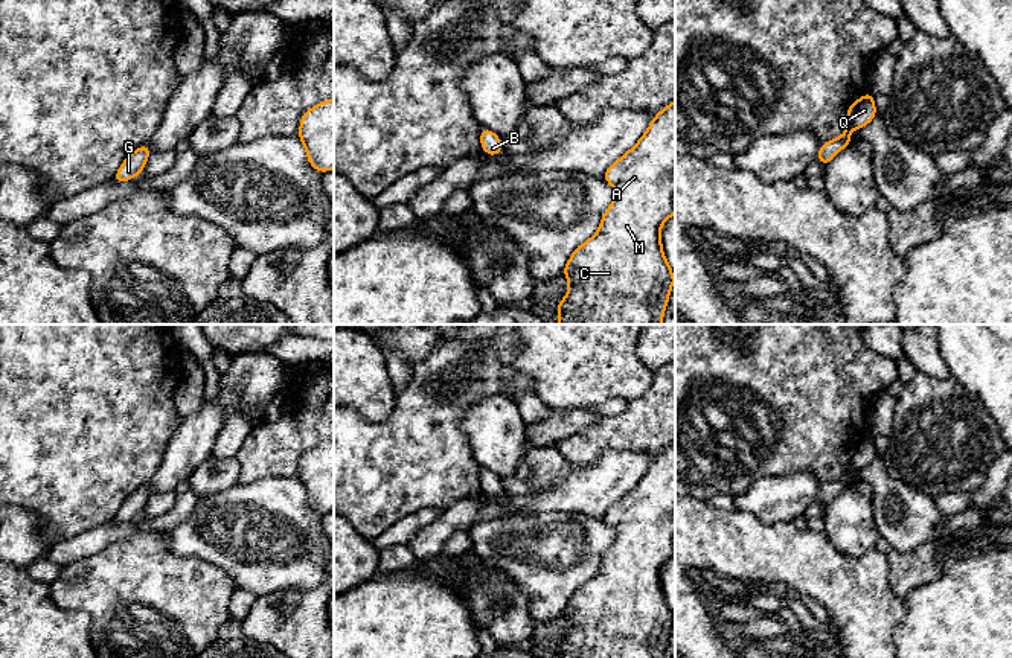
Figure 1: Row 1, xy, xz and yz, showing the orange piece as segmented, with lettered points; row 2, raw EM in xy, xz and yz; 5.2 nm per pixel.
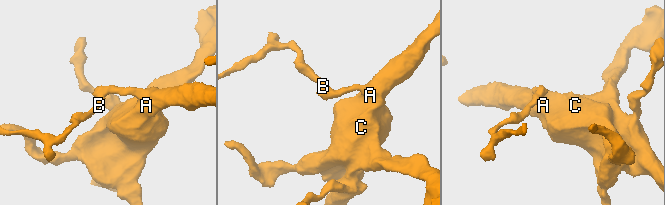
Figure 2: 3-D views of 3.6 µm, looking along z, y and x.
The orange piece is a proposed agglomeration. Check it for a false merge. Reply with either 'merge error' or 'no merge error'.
no merge error

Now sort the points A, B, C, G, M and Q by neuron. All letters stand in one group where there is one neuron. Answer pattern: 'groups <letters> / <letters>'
groups A B C G M Q

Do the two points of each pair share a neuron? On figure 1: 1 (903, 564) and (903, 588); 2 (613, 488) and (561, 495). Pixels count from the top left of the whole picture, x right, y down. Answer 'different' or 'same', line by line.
1: same
2: same

